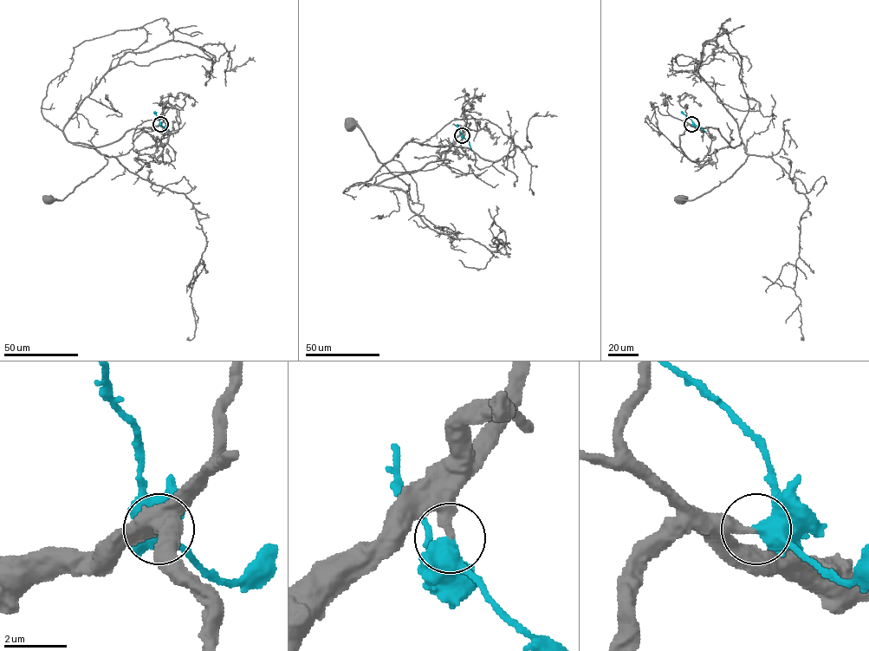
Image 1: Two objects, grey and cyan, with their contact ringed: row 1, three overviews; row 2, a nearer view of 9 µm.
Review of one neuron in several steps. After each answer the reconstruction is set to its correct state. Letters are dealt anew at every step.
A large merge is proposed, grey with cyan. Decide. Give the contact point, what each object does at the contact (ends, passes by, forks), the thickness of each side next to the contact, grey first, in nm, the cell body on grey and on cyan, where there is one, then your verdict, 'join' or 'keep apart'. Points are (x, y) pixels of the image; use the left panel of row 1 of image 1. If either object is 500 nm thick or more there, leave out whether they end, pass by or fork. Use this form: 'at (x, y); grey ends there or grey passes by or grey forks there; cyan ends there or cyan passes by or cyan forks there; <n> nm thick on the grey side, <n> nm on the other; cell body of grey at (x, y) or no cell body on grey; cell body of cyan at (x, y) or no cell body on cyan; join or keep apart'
at (160, 124); 320 nm thick on the grey side, 500 nm on the other; cell body of grey at (48, 198); no cell body on cyan; join

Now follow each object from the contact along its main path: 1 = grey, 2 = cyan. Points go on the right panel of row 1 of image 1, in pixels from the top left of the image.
1: (691, 124), (717, 128), (731, 147), (742, 143), (748, 156), (731, 175), (718, 185), (692, 199), (681, 198)
2: (691, 124), (705, 132)

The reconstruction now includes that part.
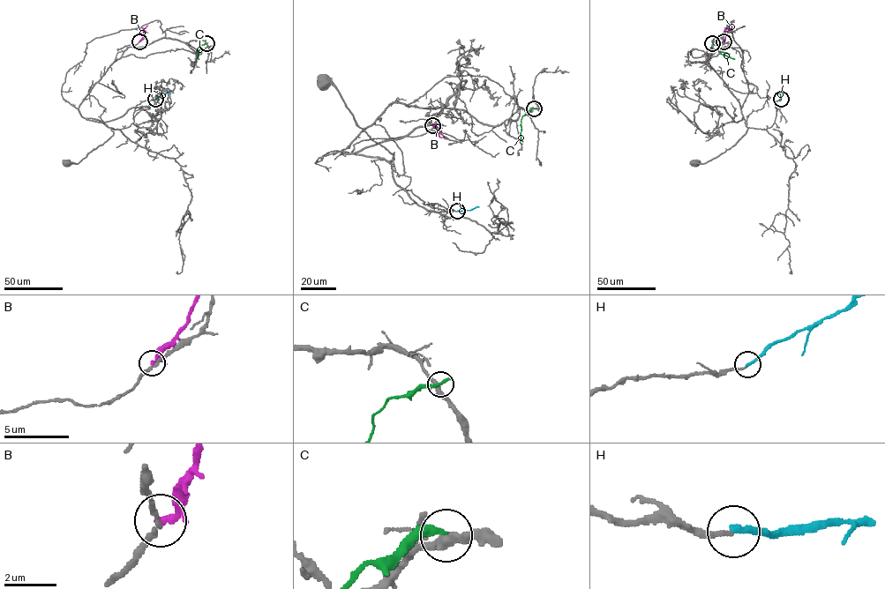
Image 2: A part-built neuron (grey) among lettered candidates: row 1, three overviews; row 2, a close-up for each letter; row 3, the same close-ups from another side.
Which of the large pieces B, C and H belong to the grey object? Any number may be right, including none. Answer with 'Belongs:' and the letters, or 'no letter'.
Belongs: H

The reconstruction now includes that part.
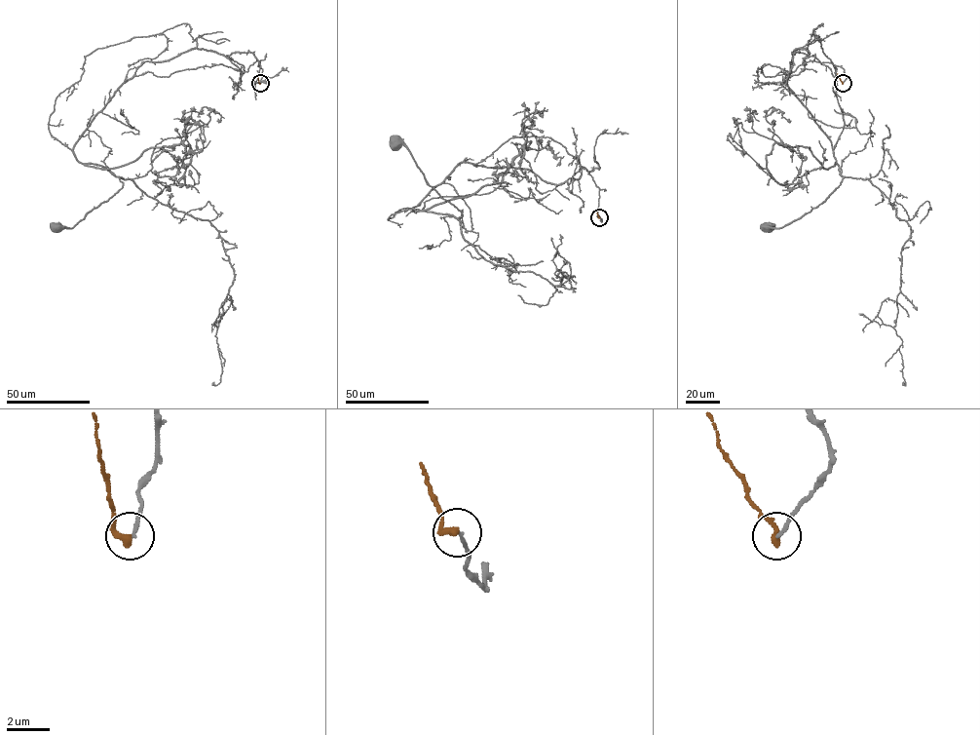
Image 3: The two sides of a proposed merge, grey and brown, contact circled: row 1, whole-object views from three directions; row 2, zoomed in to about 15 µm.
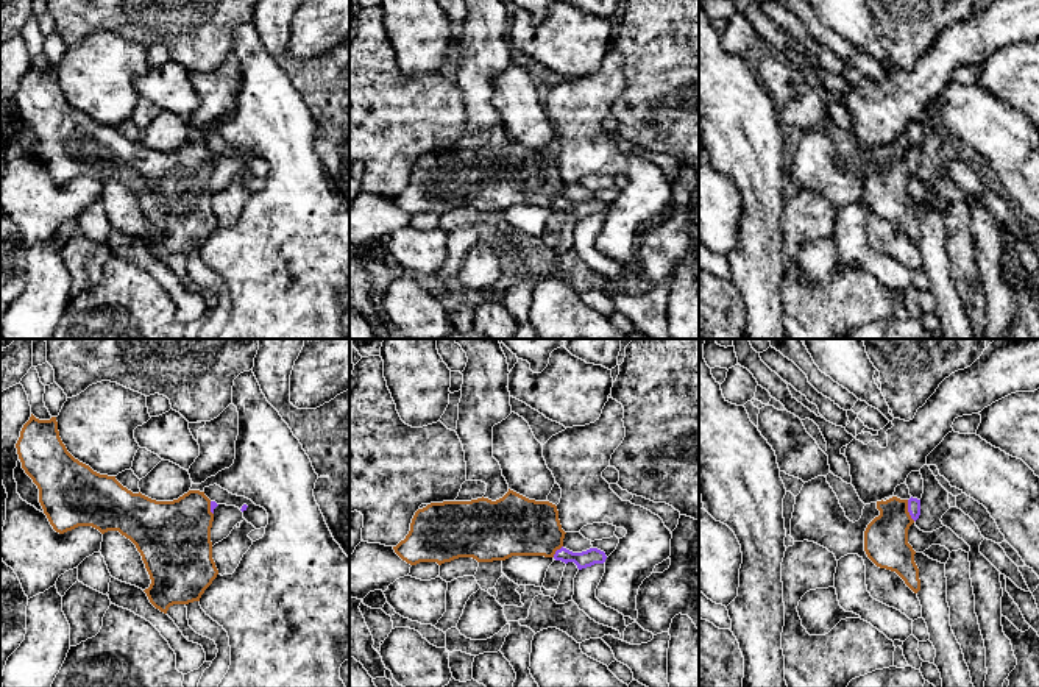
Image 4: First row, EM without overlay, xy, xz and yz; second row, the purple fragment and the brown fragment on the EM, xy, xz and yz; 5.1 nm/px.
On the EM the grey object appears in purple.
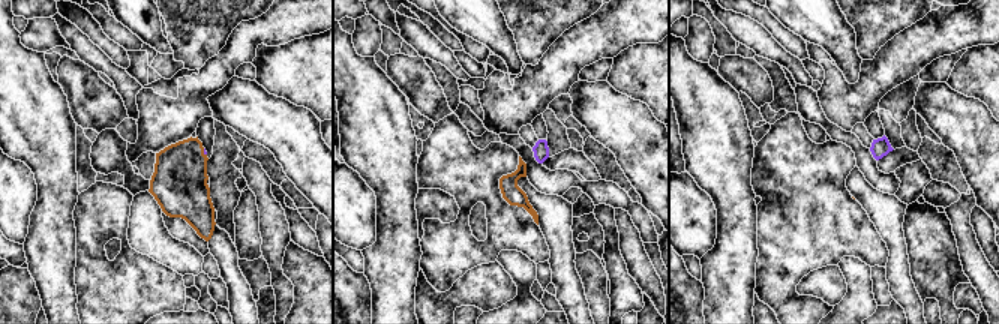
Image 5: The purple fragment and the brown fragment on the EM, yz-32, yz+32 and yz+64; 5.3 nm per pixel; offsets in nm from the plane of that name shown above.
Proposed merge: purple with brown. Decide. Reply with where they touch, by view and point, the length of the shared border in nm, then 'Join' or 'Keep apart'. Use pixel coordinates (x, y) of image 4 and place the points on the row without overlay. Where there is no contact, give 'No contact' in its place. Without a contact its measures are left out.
Touches purple at yz (908, 161). Shared border 120 nm. Join

